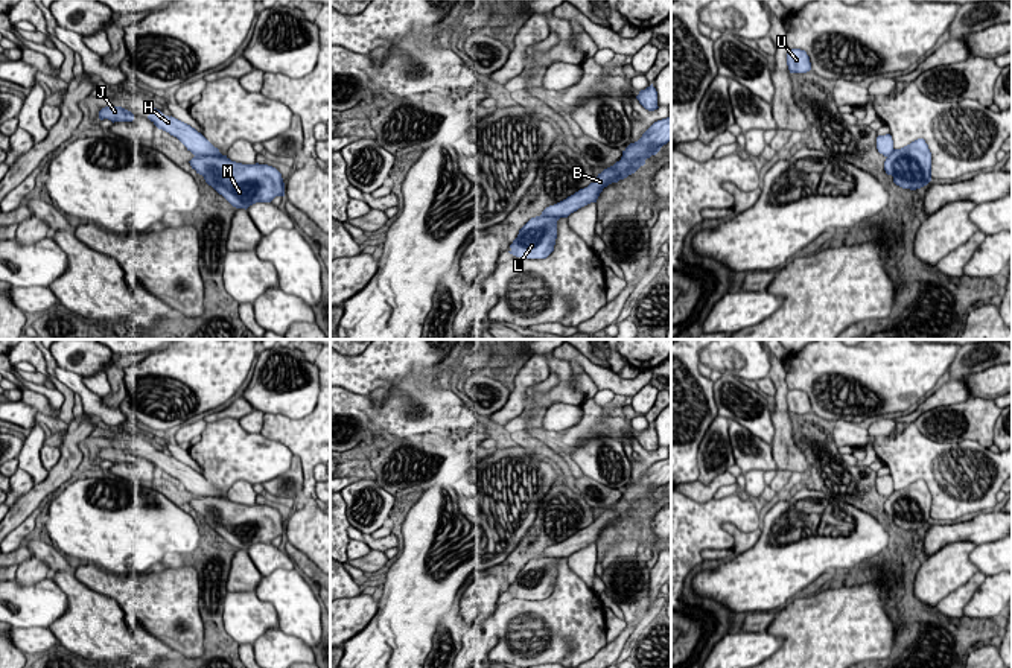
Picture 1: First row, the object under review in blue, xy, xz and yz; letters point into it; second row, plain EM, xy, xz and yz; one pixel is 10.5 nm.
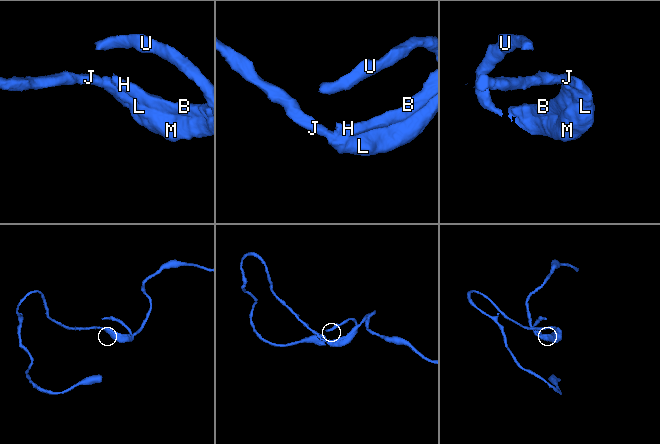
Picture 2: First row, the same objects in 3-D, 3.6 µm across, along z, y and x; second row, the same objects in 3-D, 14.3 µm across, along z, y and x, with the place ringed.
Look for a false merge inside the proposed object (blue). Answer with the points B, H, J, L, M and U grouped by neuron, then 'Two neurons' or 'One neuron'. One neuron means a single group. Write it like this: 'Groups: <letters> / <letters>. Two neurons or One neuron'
Groups: B H J L M U. One neuron

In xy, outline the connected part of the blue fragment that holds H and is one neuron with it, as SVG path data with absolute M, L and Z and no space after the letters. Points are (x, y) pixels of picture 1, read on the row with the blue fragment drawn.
M157 108L151 110L148 119L158 129L177 137L195 155L189 161L192 169L233 207L247 210L256 202L271 202L275 196L285 196L285 183L275 167L231 161L195 128L164 116Z

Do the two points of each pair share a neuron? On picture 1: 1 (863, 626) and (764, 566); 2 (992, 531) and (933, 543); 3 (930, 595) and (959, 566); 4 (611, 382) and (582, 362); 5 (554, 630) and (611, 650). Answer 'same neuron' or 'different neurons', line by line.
1: different neurons
2: same neuron
3: same neuron
4: same neuron
5: different neurons

